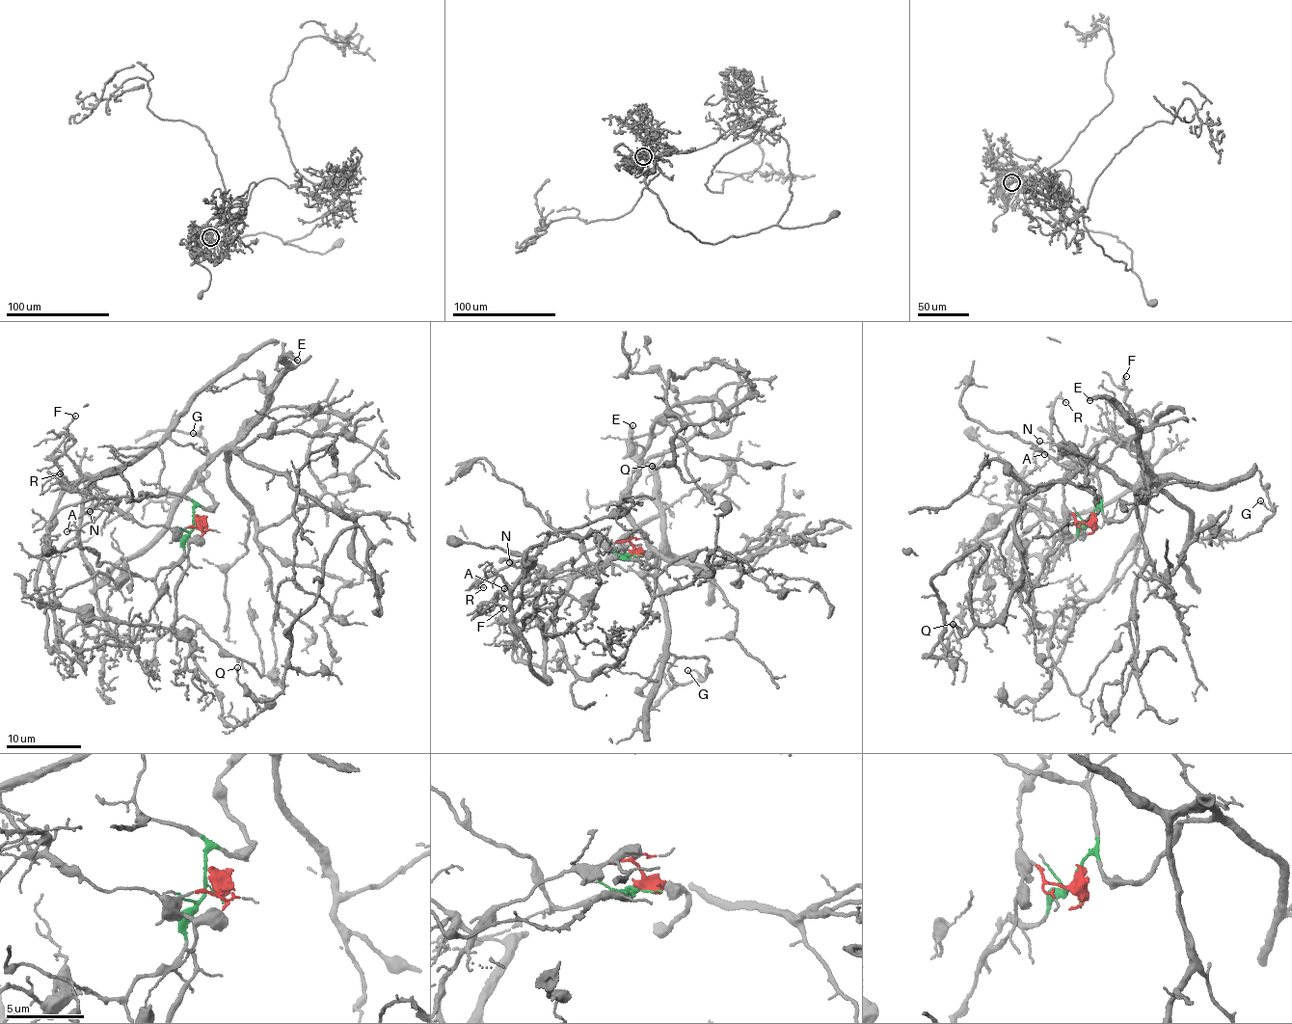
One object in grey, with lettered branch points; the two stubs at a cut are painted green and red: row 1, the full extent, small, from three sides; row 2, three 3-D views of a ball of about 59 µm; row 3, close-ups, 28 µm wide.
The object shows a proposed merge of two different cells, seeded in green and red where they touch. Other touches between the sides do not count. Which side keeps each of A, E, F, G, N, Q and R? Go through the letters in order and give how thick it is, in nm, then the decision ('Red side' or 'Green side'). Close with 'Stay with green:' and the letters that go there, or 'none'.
A: Thickness 110 nm. Red side
E: Thickness 280 nm. Green side
F: Thickness 110 nm. Red side
G: Thickness 120 nm. Green side
N: Thickness 110 nm. Red side
Q: Thickness 120 nm. Green side
R: Thickness 100 nm. Red side
Stay with green: E, G, Q

